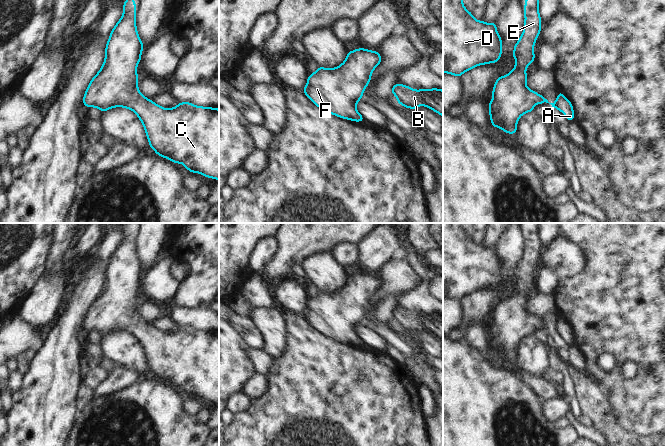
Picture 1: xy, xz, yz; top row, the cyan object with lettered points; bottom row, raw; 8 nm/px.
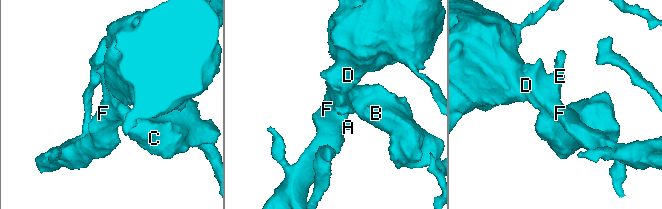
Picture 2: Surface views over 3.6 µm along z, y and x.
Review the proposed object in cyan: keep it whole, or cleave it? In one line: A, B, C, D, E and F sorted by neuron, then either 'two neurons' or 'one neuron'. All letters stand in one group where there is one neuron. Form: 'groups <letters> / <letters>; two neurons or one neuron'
groups A B C D E F; one neuron

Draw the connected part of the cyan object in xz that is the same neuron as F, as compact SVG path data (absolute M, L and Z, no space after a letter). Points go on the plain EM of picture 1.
M359 272L347 276L345 285L332 293L319 290L317 295L309 298L303 317L319 332L337 341L363 346L364 341L357 336L356 328L361 324L365 312L369 309L371 298L381 287L378 275Z

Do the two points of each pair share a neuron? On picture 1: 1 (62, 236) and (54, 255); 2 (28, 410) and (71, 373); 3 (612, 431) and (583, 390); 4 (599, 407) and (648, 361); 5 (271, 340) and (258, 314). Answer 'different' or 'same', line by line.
1: same
2: same
3: same
4: different
5: same

